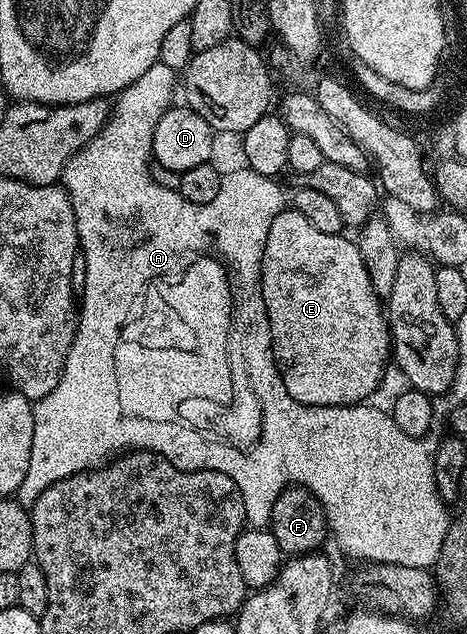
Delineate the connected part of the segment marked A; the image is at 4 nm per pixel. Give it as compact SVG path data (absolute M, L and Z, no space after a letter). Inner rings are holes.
M154 62L152 68L148 68L148 72L144 72L144 76L140 76L140 80L136 80L128 88L124 88L121 94L117 95L112 102L112 113L107 117L105 126L99 130L98 135L92 139L84 148L80 148L66 162L66 167L62 169L61 185L66 191L66 195L70 198L70 203L74 209L74 219L76 220L76 232L78 233L78 244L80 251L85 257L85 283L84 290L80 295L80 307L78 315L78 331L74 333L74 343L66 357L66 363L62 369L60 380L56 384L56 388L52 388L52 392L48 392L48 396L37 399L33 403L34 407L34 427L32 428L32 456L28 456L28 472L24 472L24 480L18 489L16 500L22 506L27 508L33 506L35 500L40 496L40 492L44 492L52 484L56 484L65 478L71 478L77 474L82 474L85 470L96 470L100 466L105 466L119 452L151 450L153 454L159 454L161 458L167 458L174 466L180 466L183 470L221 470L224 476L228 476L236 484L236 488L240 492L240 496L244 500L244 512L246 513L247 523L254 528L266 528L270 525L270 513L272 512L272 504L278 499L278 493L287 485L287 483L295 486L302 486L312 496L318 498L318 502L322 506L322 511L326 514L326 525L329 533L332 535L332 542L339 546L344 553L350 558L363 558L363 563L373 564L375 562L383 562L384 564L396 564L404 568L420 568L421 570L430 570L438 561L440 548L444 544L444 536L446 530L450 527L451 519L446 518L447 507L444 505L441 496L436 488L436 476L434 475L434 452L436 449L435 439L427 436L425 438L413 438L408 436L408 432L400 432L400 428L394 422L393 413L377 410L371 404L359 404L356 406L322 406L322 414L306 414L306 418L302 418L302 422L294 422L294 418L290 418L290 422L282 422L282 430L286 430L286 434L290 434L290 438L286 438L286 442L290 442L290 446L294 446L294 434L298 434L298 454L302 454L302 458L294 458L294 462L298 462L298 466L294 466L294 462L290 462L290 466L286 466L286 462L279 460L278 462L266 462L266 470L262 470L262 466L258 466L258 474L266 474L266 478L258 478L258 474L254 474L254 470L250 470L250 466L245 466L245 462L250 462L247 447L241 445L236 450L236 458L222 463L224 454L220 449L230 450L233 448L236 435L232 432L221 432L216 430L202 429L201 421L229 421L231 417L229 410L234 410L234 398L238 398L238 394L234 394L234 373L231 369L232 352L244 344L248 340L248 336L271 336L271 328L268 324L267 309L264 308L264 300L262 299L262 262L264 256L264 244L268 240L268 231L272 228L272 220L278 214L280 203L278 203L278 182L268 176L260 176L260 172L245 168L231 174L223 174L222 187L216 198L206 204L206 210L194 210L194 204L188 200L184 200L184 196L178 193L173 185L161 186L160 183L154 182L154 178L150 175L150 166L152 167L152 136L156 132L156 124L160 124L160 116L164 116L164 112L169 110L174 98L174 78L176 71L168 68L168 64L163 62ZM146 291L154 292L156 301L161 302L166 310L172 310L176 315L175 319L185 324L186 327L194 331L194 338L188 338L190 344L190 357L192 358L192 377L198 381L199 387L206 388L210 386L210 390L214 394L206 394L205 391L199 390L194 396L184 396L184 398L176 398L174 402L168 402L168 416L160 416L160 418L148 418L136 412L130 412L124 404L122 404L122 396L118 396L116 386L120 386L120 376L128 372L130 364L134 362L132 354L140 354L140 346L138 344L146 344L146 352L148 354L158 354L158 350L162 348L162 352L178 352L178 329L174 327L174 322L168 320L165 322L166 314L154 302L146 302Z

